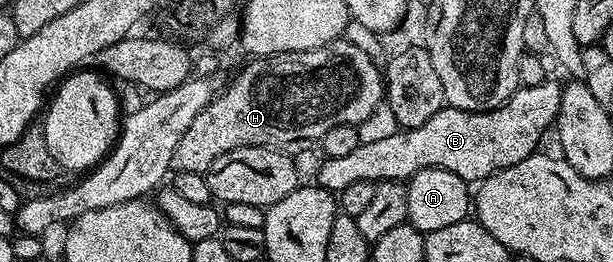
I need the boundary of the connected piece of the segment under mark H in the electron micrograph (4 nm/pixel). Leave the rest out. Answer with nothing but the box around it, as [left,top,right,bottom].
[172,40,384,174]

